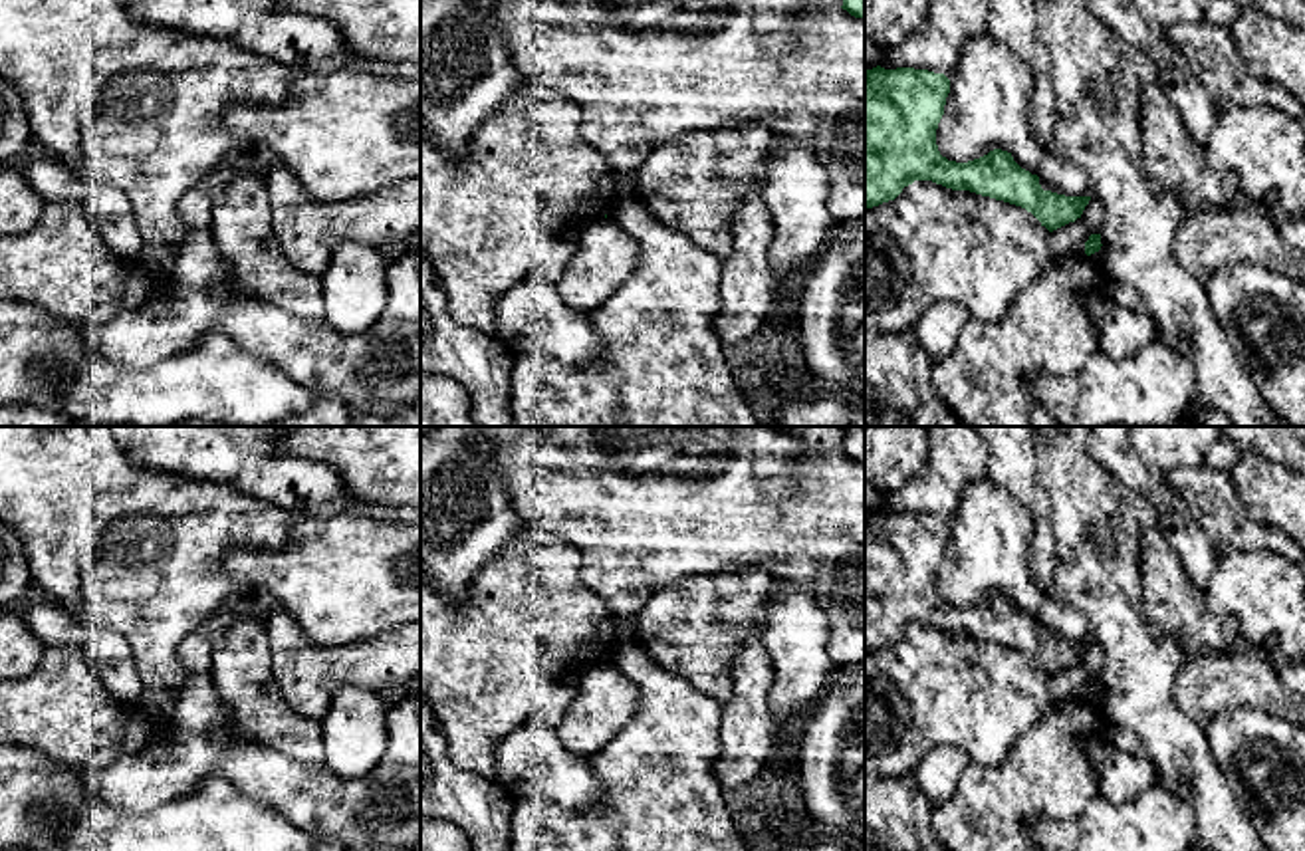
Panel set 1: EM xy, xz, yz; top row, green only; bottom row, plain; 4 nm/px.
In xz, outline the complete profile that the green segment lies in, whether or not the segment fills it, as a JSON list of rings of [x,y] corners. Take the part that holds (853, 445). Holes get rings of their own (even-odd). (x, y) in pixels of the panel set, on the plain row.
[[[843,426],[843,454],[865,464],[865,426]]]

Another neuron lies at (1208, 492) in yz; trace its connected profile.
[[[1198,466],[1166,472],[1168,484],[1188,506],[1196,524],[1220,546],[1220,549],[1269,549],[1281,553],[1305,569],[1305,549],[1285,532],[1263,528],[1246,518],[1230,472]]]

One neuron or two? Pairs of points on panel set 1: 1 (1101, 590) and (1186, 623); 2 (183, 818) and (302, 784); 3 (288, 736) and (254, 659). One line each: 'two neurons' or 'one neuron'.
1: two neurons
2: two neurons
3: one neuron

